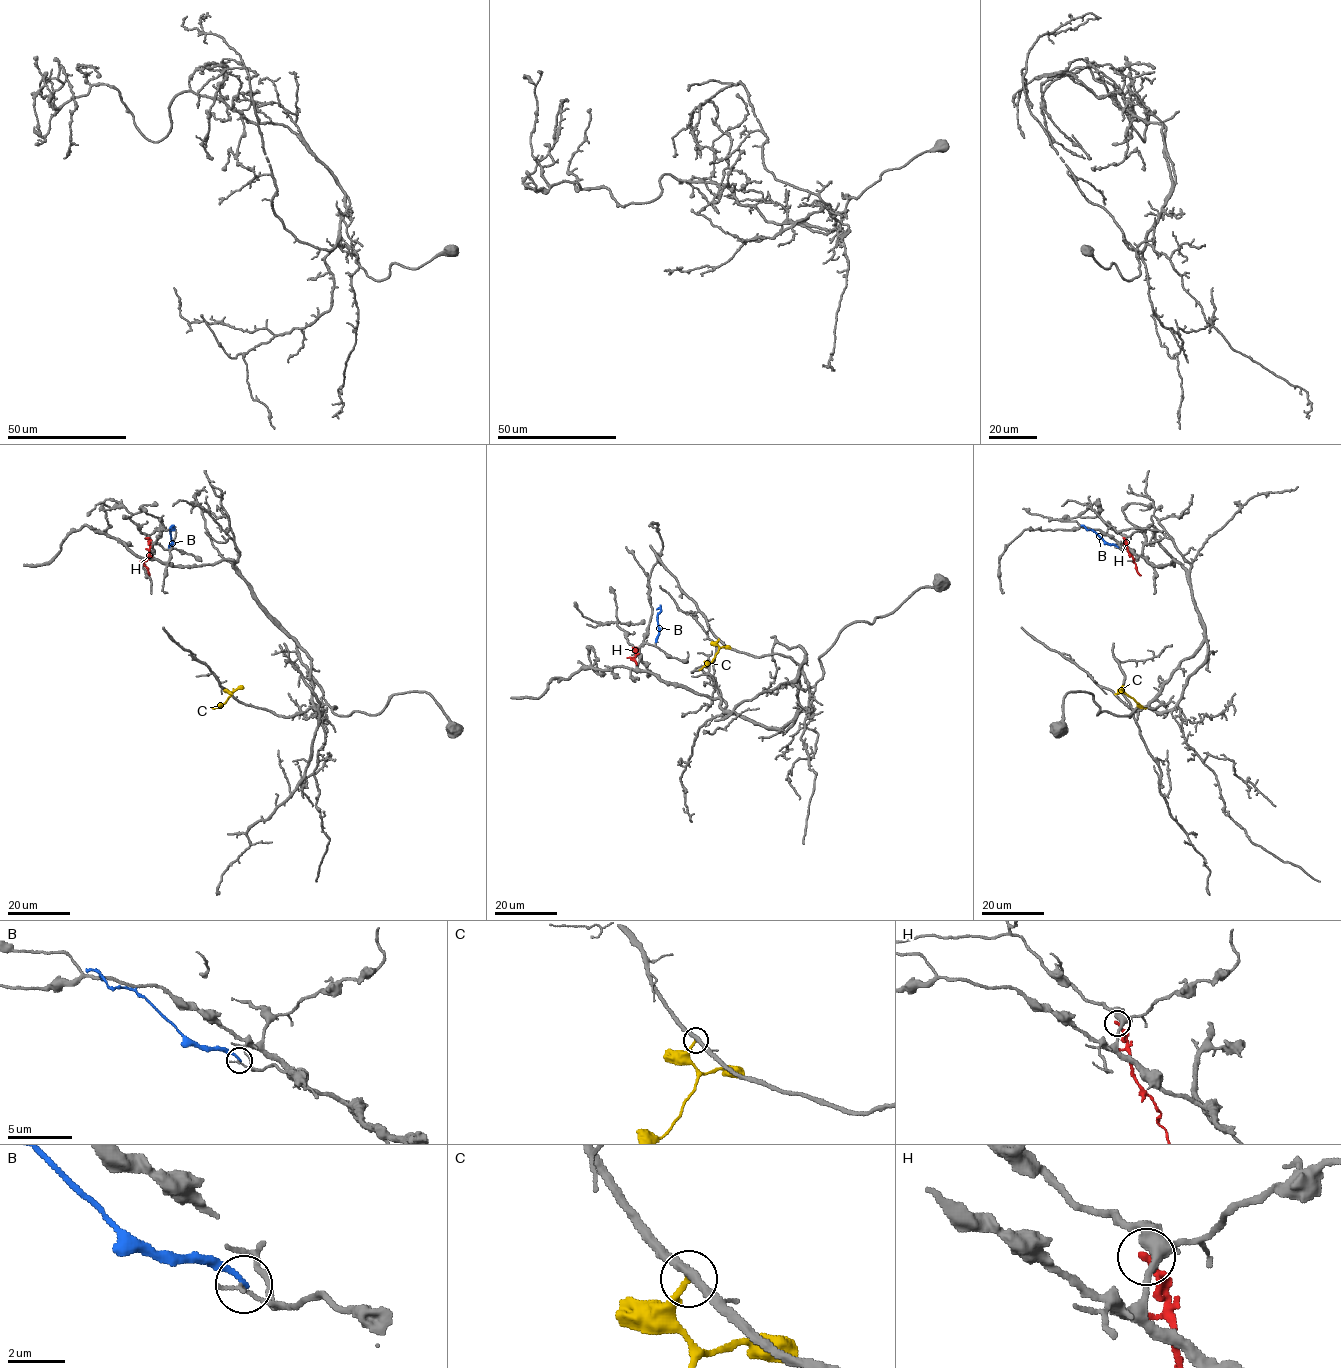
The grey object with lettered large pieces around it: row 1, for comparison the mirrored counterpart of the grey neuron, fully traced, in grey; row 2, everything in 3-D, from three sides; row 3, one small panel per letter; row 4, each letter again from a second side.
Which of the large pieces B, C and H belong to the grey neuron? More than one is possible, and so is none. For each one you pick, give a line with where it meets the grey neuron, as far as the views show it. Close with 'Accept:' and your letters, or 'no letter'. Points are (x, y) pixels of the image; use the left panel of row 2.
Accept: no letter

